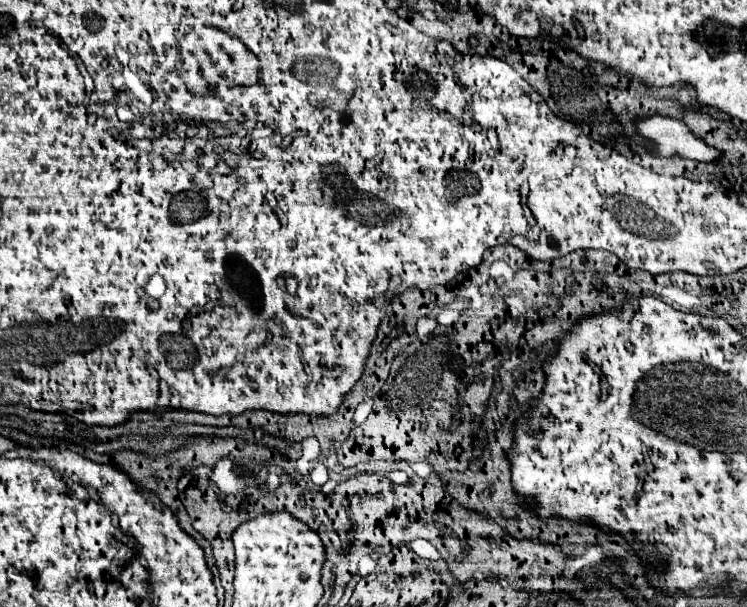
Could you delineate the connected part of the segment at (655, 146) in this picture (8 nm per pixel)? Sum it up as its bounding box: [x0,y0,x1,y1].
[636,116,718,162]

